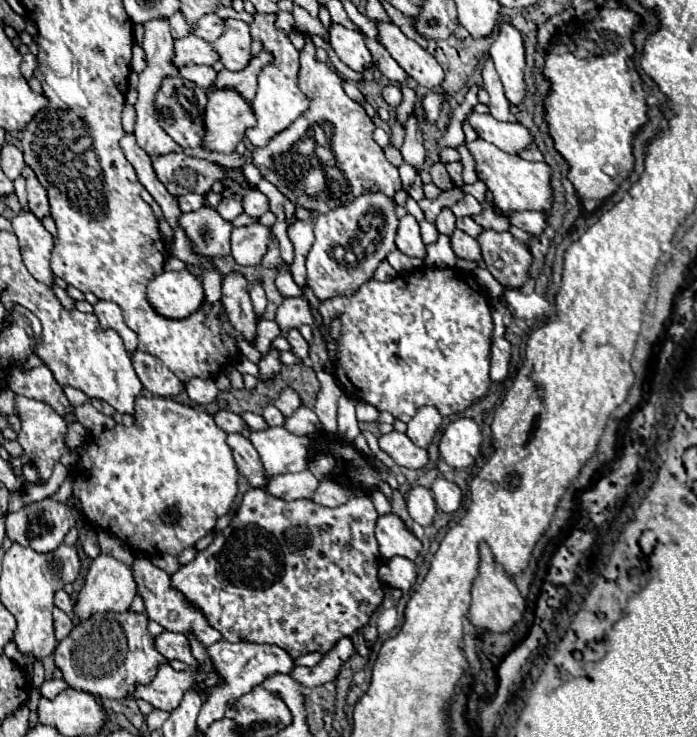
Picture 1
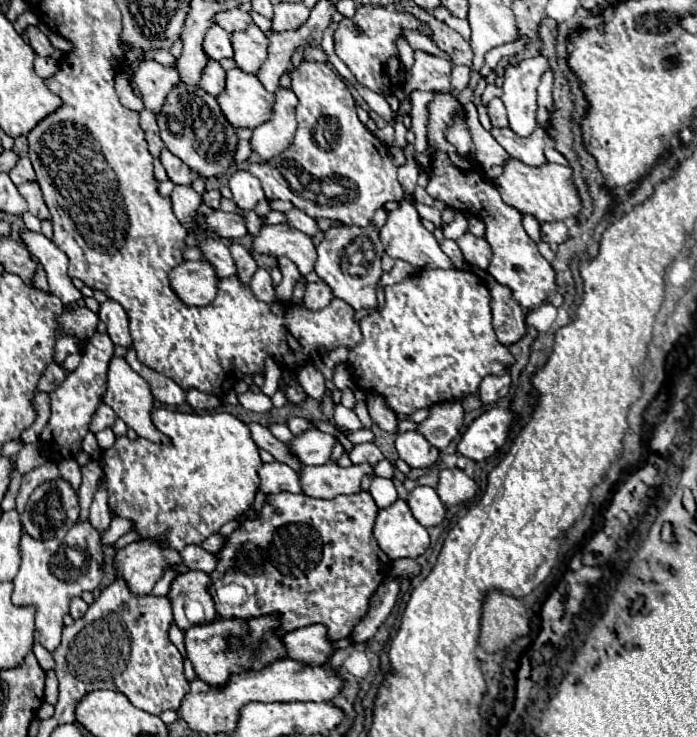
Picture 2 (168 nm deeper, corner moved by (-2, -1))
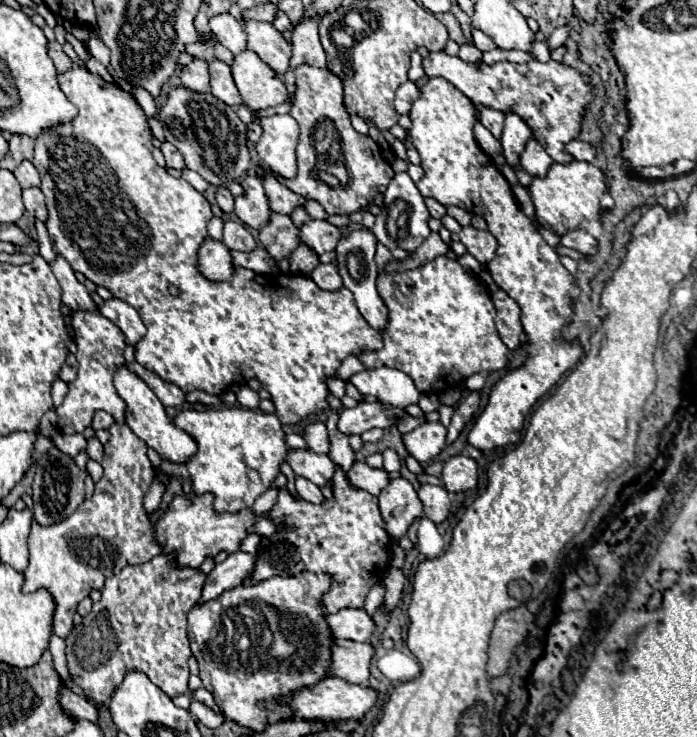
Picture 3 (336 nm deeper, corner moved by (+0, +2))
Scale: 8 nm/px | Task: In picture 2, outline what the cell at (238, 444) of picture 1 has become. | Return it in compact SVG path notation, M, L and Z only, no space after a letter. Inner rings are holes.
M280 461L262 463L262 467L258 469L258 477L260 477L258 491L264 495L272 495L280 491L302 493L298 473L292 467L288 467L286 463L280 463Z

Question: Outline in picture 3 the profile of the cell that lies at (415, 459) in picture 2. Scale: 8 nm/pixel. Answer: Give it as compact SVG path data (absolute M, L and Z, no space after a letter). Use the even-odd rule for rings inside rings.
M426 422L414 428L412 432L404 434L404 444L408 452L420 464L424 464L440 454L440 450L446 446L444 438L446 438L446 428L440 422Z

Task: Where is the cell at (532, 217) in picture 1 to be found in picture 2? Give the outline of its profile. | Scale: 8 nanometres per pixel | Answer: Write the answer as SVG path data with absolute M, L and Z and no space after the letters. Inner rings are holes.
M558 221L558 223L540 223L540 231L542 231L542 241L554 241L554 243L562 243L568 239L568 227Z

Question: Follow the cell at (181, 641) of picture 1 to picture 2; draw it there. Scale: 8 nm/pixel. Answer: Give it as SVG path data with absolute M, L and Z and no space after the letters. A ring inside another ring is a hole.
M216 617L208 625L194 625L184 635L186 657L190 659L196 675L210 685L224 685L230 675L242 673L248 669L260 669L270 661L284 657L282 639L274 635L278 627L276 617L258 617L258 619L220 619Z

